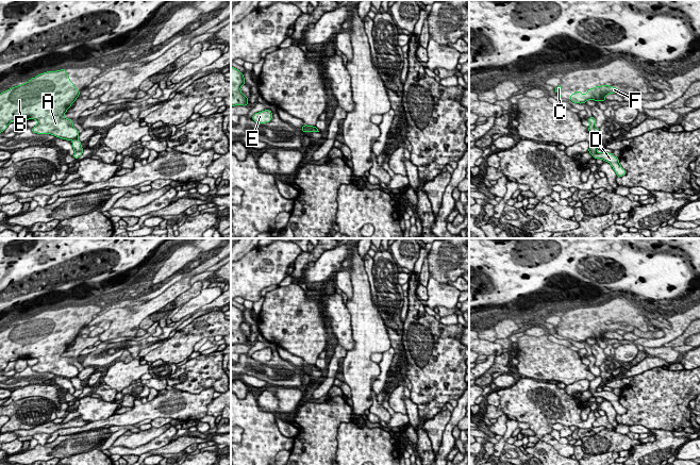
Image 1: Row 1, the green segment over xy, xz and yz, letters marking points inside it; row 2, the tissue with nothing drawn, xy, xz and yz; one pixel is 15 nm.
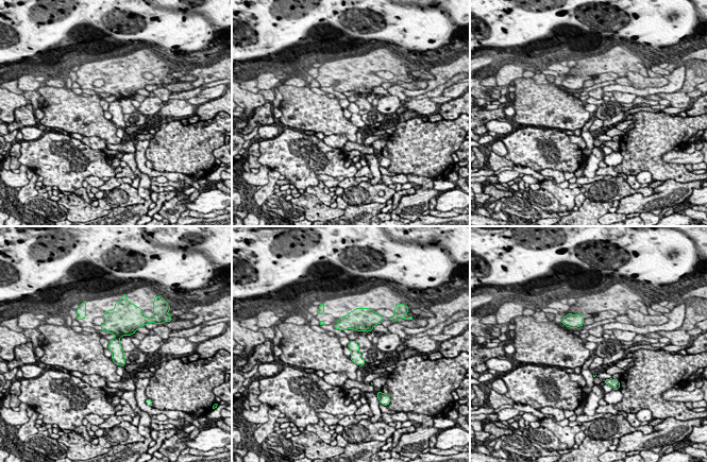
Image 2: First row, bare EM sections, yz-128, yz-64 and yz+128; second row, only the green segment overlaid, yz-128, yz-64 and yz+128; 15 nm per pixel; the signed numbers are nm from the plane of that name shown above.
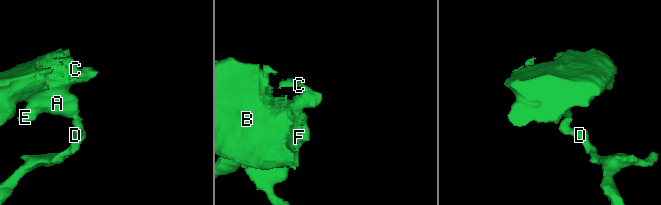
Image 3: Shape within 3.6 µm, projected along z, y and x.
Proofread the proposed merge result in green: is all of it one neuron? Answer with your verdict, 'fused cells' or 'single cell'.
fused cells

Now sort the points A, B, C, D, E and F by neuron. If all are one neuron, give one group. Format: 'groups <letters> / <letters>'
groups A B C E F / D

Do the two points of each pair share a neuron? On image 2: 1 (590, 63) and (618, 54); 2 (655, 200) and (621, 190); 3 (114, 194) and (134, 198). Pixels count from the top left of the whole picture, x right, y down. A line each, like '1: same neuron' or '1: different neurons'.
1: same neuron
2: different neurons
3: same neuron

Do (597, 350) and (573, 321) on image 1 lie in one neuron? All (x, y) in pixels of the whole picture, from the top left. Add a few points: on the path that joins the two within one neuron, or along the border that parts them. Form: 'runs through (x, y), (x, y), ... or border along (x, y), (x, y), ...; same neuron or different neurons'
border along (596, 338), (602, 339); different neurons

